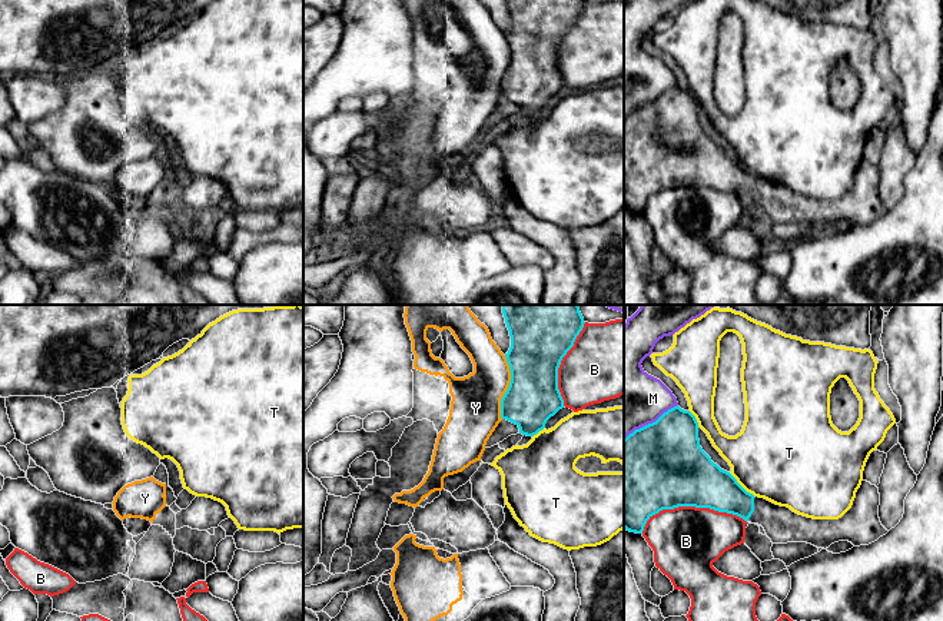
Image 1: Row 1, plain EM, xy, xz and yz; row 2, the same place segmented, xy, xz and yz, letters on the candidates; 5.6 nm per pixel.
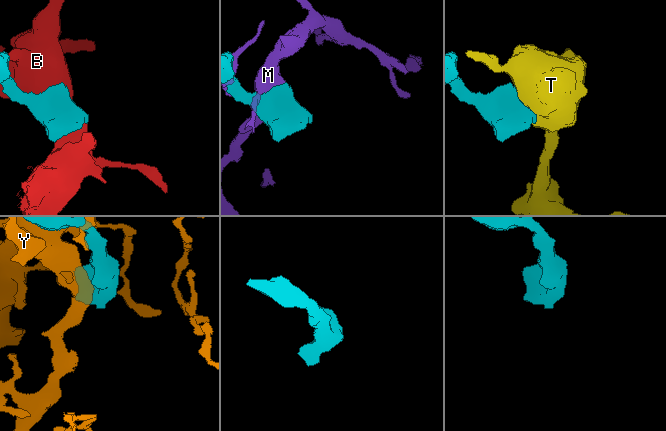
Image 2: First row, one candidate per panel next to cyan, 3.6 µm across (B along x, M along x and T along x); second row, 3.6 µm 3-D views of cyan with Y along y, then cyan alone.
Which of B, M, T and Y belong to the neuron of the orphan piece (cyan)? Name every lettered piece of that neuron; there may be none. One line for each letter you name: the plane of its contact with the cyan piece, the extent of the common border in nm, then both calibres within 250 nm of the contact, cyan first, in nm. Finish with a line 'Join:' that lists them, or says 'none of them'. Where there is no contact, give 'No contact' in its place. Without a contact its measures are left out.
Join: none of them

